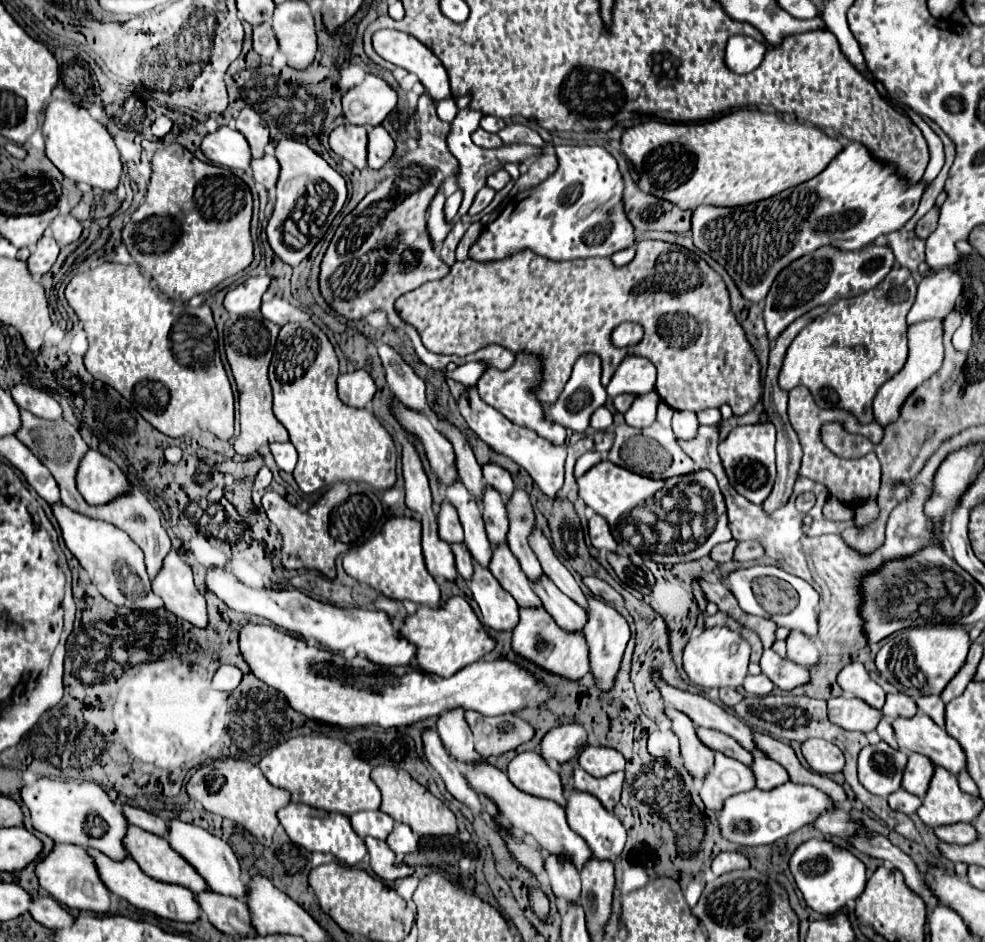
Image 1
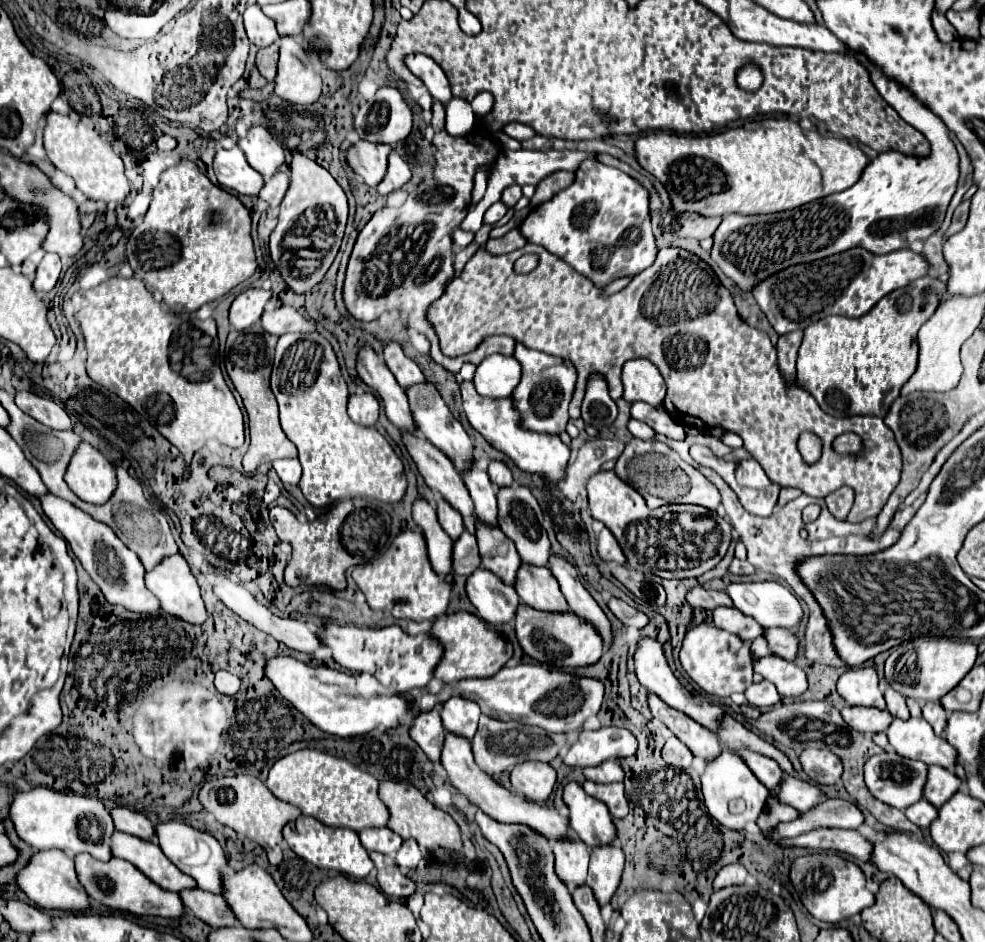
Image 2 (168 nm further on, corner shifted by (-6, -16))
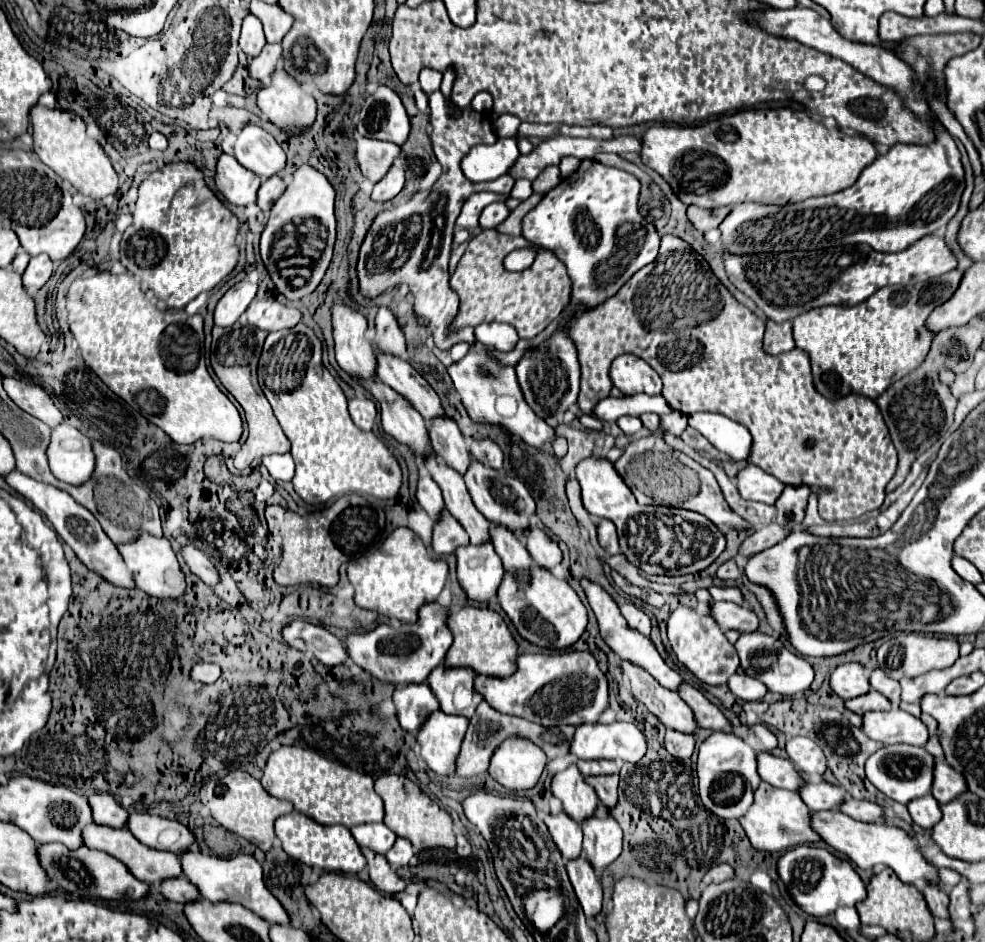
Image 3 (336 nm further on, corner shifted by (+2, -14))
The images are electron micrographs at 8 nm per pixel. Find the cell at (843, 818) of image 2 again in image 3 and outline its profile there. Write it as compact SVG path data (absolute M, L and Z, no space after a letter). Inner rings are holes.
M845 798L845 802L839 806L839 810L843 814L849 814L855 820L861 822L875 822L875 820L883 820L883 808L867 802L867 800L855 800L855 798Z

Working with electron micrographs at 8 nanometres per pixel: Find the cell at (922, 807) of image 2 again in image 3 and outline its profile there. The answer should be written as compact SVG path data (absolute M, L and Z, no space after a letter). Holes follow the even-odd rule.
M925 794L921 798L915 798L907 804L909 814L913 818L915 824L919 824L921 828L933 828L939 820L941 820L941 810L937 800L931 794Z

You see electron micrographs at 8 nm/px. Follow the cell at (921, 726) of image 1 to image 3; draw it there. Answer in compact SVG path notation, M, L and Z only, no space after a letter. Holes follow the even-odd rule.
M893 708L887 712L867 712L863 716L863 732L885 746L925 746L929 740L927 726L919 718L903 712L901 708Z

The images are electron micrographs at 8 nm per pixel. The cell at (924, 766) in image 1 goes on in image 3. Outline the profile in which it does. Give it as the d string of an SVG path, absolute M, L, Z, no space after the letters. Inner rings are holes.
M943 760L935 762L933 768L933 788L931 794L939 804L945 804L953 798L957 798L957 794L963 794L967 790L965 778L953 770L949 764L945 764Z

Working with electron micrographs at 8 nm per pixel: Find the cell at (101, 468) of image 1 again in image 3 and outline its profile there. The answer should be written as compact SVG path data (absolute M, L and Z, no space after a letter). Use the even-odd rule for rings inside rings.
M65 422L53 428L47 456L53 476L61 482L83 486L93 476L95 454L91 440Z

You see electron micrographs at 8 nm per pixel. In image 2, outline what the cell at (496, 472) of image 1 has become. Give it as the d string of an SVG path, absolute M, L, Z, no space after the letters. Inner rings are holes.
M491 460L487 472L489 472L491 482L497 484L499 488L505 486L505 484L511 484L511 482L513 482L513 478L511 478L511 470L509 470L507 464L503 464L501 460Z

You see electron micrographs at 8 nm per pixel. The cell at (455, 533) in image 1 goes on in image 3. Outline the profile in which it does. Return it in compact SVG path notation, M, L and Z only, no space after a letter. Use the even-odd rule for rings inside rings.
M421 474L415 496L417 496L421 508L431 516L433 522L437 518L441 518L441 510L445 510L443 494L441 494L441 488L433 482L433 478L429 478L429 474Z

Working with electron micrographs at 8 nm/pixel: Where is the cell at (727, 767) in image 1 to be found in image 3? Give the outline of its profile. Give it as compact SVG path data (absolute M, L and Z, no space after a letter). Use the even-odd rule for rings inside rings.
M713 732L699 746L697 778L699 778L699 796L701 796L703 806L723 820L743 818L749 806L753 804L753 792L757 790L761 782L757 774L757 762L755 762L753 748L745 744L739 736L721 734L721 732Z

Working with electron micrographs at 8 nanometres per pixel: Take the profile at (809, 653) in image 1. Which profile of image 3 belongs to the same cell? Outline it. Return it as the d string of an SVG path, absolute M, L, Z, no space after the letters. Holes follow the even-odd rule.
M713 602L709 614L717 620L719 626L727 630L739 630L743 634L759 630L759 618L755 612L733 602Z

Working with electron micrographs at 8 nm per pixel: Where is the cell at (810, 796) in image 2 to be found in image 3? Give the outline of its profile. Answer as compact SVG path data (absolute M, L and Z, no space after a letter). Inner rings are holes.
M805 782L801 790L801 800L807 804L807 808L813 810L833 810L845 800L845 790L839 786L833 786L829 782Z

